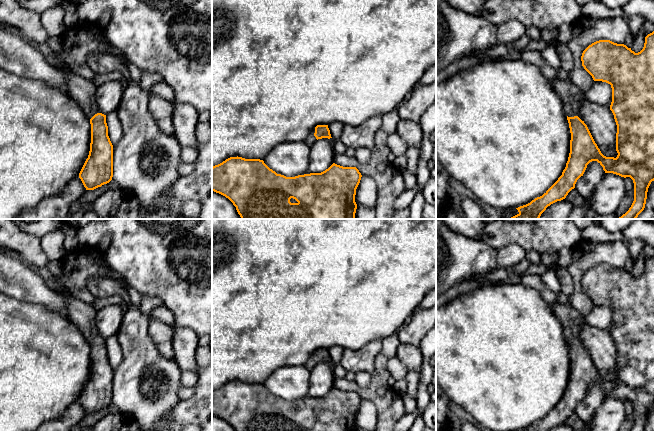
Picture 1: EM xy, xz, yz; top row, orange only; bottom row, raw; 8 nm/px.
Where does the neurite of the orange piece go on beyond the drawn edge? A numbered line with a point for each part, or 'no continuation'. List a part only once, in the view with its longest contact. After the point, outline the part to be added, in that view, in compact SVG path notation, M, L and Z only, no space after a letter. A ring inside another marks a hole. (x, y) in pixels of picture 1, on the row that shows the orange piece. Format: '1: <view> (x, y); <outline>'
1: yz (571, 96); M558 77L553 82L555 91L562 99L564 112L568 117L578 116L580 119L580 107L583 94L572 82L561 80Z

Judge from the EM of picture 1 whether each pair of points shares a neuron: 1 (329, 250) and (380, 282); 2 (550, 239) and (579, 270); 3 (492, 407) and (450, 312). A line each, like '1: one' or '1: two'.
1: one
2: two
3: one

